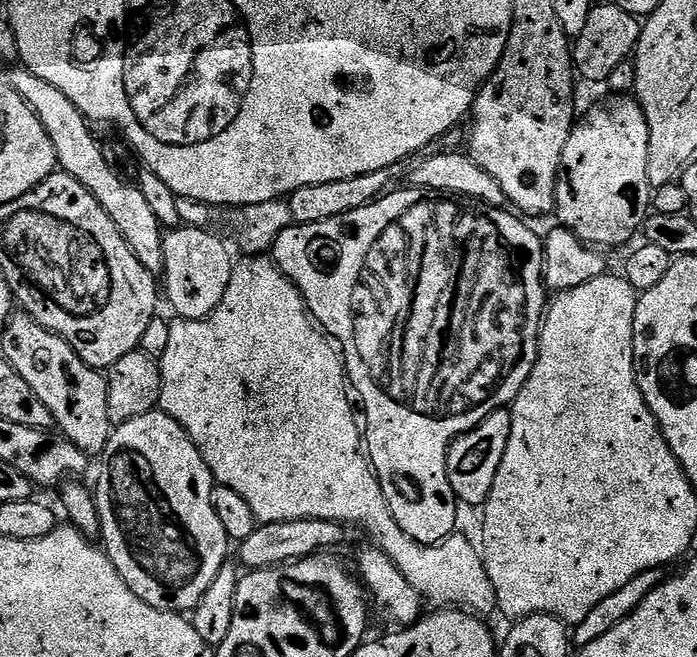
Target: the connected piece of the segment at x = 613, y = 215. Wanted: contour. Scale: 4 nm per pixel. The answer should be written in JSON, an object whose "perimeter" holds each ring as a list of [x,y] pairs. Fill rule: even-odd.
{"perimeter":[[[612,94],[605,104],[592,108],[581,115],[566,138],[566,150],[562,150],[560,171],[562,179],[556,184],[557,216],[563,227],[569,228],[578,238],[601,250],[616,248],[632,235],[639,233],[650,215],[654,189],[646,178],[646,158],[650,146],[650,126],[640,101],[632,94]]]}

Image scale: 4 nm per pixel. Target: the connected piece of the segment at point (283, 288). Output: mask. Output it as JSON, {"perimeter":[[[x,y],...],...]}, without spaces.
{"perimeter":[[[245,255],[240,260],[237,259],[232,265],[230,274],[230,286],[226,286],[226,294],[222,294],[222,302],[206,318],[201,320],[182,320],[173,319],[170,323],[170,343],[166,346],[166,354],[158,357],[160,373],[162,374],[162,390],[160,391],[159,407],[169,416],[174,418],[186,430],[188,437],[198,446],[206,466],[212,471],[212,479],[221,488],[234,490],[238,498],[243,498],[246,506],[254,514],[254,518],[260,524],[269,524],[270,522],[298,522],[299,520],[309,520],[318,518],[319,520],[329,520],[335,524],[353,526],[352,524],[361,524],[370,535],[373,536],[375,543],[380,551],[386,553],[390,562],[402,570],[402,578],[414,586],[414,590],[425,601],[428,600],[432,606],[447,606],[452,610],[467,610],[472,614],[485,614],[484,612],[497,611],[496,591],[494,582],[490,582],[490,574],[486,574],[484,558],[479,547],[476,548],[461,534],[453,534],[442,544],[419,544],[410,538],[394,522],[390,514],[390,506],[386,502],[386,494],[382,494],[380,480],[376,472],[372,469],[372,461],[368,459],[365,449],[362,447],[362,424],[358,419],[358,412],[352,409],[353,397],[350,395],[350,385],[346,375],[346,369],[341,353],[337,345],[318,327],[309,312],[302,294],[282,274],[282,270],[276,265],[275,260],[267,255]]]}

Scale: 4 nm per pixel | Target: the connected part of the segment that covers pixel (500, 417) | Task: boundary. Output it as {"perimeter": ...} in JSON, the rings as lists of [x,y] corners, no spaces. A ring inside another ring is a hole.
{"perimeter":[[[508,408],[491,412],[474,430],[462,434],[452,443],[448,451],[448,477],[452,495],[464,504],[482,506],[488,501],[490,486],[494,486],[494,474],[502,466],[502,454],[506,454],[506,442],[510,442],[510,422],[512,414]]]}

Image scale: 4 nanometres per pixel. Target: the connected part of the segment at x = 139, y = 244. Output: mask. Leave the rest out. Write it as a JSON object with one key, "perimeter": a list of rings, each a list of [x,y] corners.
{"perimeter":[[[17,66],[9,74],[6,84],[27,102],[29,108],[34,110],[34,114],[42,122],[54,146],[57,165],[67,176],[72,176],[78,182],[82,182],[82,186],[86,186],[90,194],[94,194],[102,210],[110,214],[114,226],[118,226],[134,258],[138,258],[138,262],[142,262],[142,266],[146,266],[148,272],[163,273],[165,229],[161,228],[158,218],[154,218],[154,210],[146,203],[146,197],[142,195],[139,186],[135,183],[127,184],[112,169],[112,164],[104,157],[95,134],[88,129],[89,121],[78,110],[78,106],[74,106],[74,102],[70,102],[70,98],[66,98],[66,94],[62,94],[58,86],[50,86],[46,78],[38,78],[23,66]]]}

